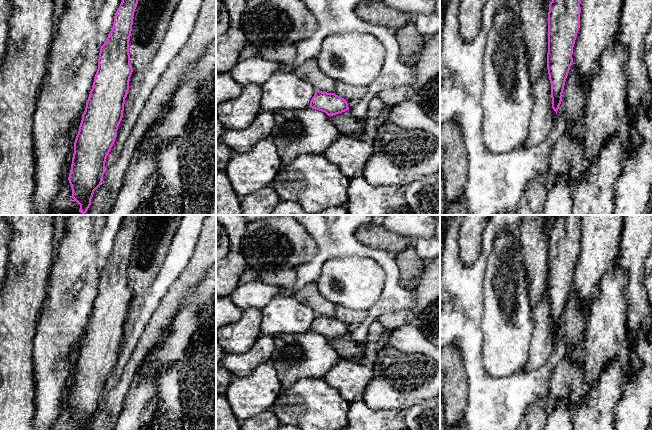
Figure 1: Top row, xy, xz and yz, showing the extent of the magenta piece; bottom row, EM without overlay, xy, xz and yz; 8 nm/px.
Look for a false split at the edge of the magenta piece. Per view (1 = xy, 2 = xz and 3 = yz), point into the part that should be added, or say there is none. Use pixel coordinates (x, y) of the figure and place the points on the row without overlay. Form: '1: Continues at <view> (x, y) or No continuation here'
1: No continuation here
2: No continuation here
3: No continuation here

